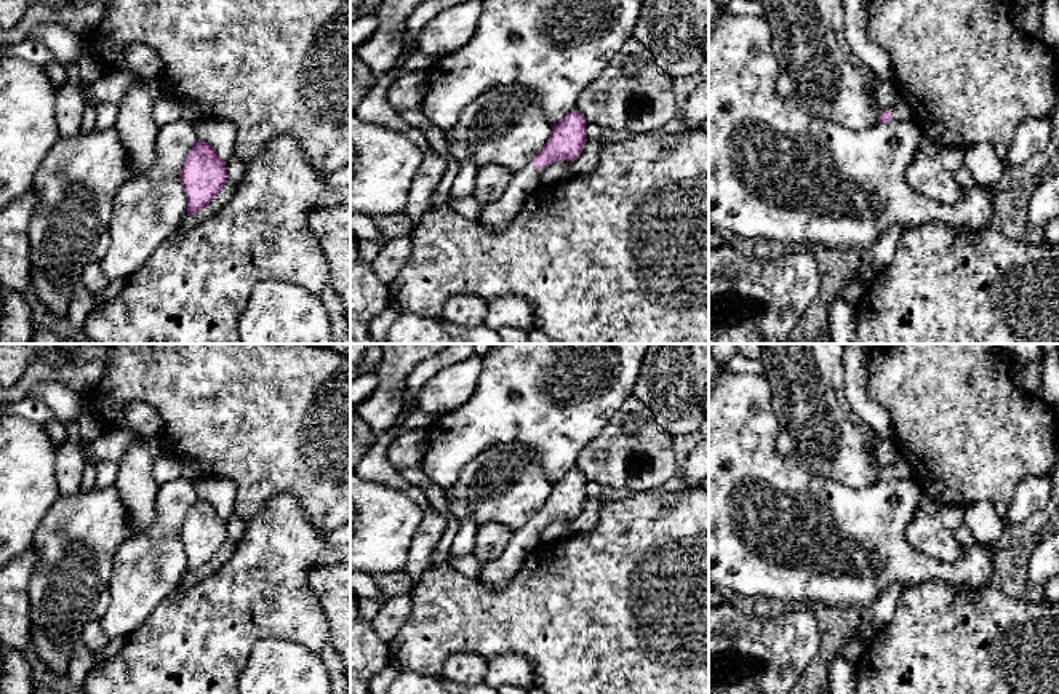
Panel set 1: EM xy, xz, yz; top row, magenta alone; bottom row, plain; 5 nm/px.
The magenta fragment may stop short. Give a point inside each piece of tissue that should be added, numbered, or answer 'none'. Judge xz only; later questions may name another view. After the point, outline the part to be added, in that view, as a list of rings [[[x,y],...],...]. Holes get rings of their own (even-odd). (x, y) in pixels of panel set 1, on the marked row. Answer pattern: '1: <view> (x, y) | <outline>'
1: xz (498, 215) | [[[528,163],[518,173],[514,173],[504,193],[493,203],[480,206],[478,221],[491,232],[506,229],[522,209],[525,197],[542,185],[542,170],[536,170]]]

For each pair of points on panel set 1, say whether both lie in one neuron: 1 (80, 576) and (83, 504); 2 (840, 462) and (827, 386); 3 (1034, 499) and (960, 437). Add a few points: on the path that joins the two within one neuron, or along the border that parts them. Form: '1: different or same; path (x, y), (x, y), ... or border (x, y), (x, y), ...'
1: same; path (80, 558), (83, 522)
2: same; path (834, 443), (827, 437), (827, 405)
3: different; border (1042, 475), (1029, 475), (1016, 488), (1002, 518)

